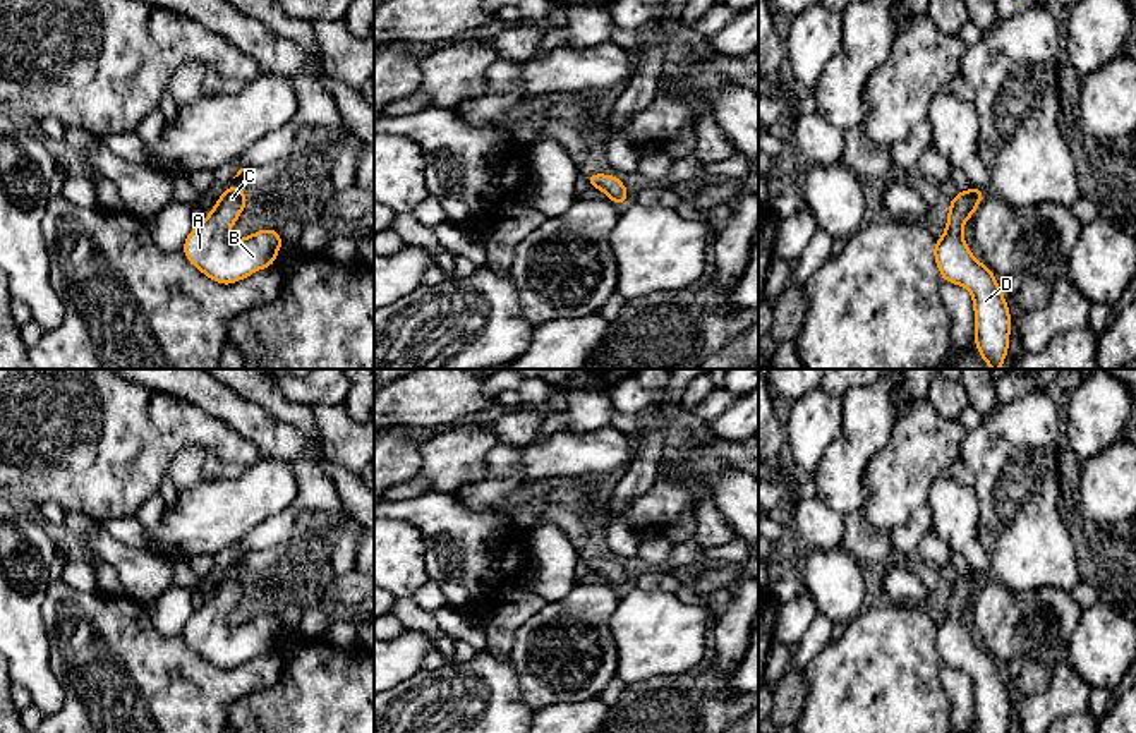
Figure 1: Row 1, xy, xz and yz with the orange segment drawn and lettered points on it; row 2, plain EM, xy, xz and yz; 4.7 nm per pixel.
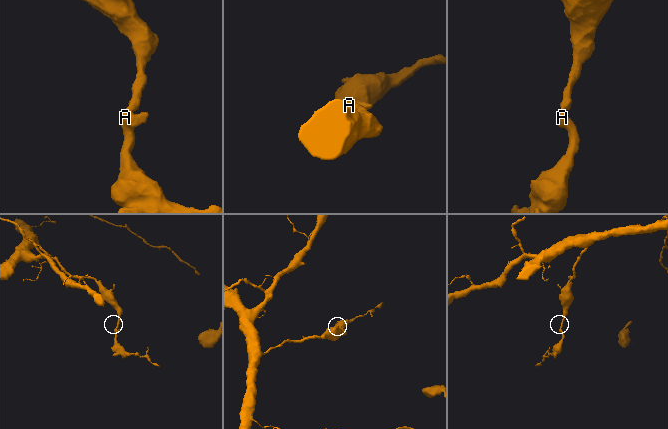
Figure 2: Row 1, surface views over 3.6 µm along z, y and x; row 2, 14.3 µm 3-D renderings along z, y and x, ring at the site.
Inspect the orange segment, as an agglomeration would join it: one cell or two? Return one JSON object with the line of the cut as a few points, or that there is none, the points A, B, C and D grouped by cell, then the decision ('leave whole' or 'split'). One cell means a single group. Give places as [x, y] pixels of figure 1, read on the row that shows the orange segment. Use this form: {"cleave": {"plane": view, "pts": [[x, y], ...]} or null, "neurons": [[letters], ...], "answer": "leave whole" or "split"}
{"cleave": null, "neurons": [["A", "B", "C", "D"]], "answer": "leave whole"}

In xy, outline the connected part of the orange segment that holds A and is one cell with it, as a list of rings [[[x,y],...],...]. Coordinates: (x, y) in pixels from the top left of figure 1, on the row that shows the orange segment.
[[[230,185],[182,245],[185,257],[221,285],[232,285],[257,270],[273,266],[281,249],[278,230],[261,228],[240,240],[228,237],[227,230],[235,225],[247,204],[247,196],[237,185]]]

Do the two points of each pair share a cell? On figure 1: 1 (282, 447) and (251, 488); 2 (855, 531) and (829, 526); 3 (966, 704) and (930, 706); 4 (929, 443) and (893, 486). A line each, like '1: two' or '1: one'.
1: two
2: two
3: two
4: one

